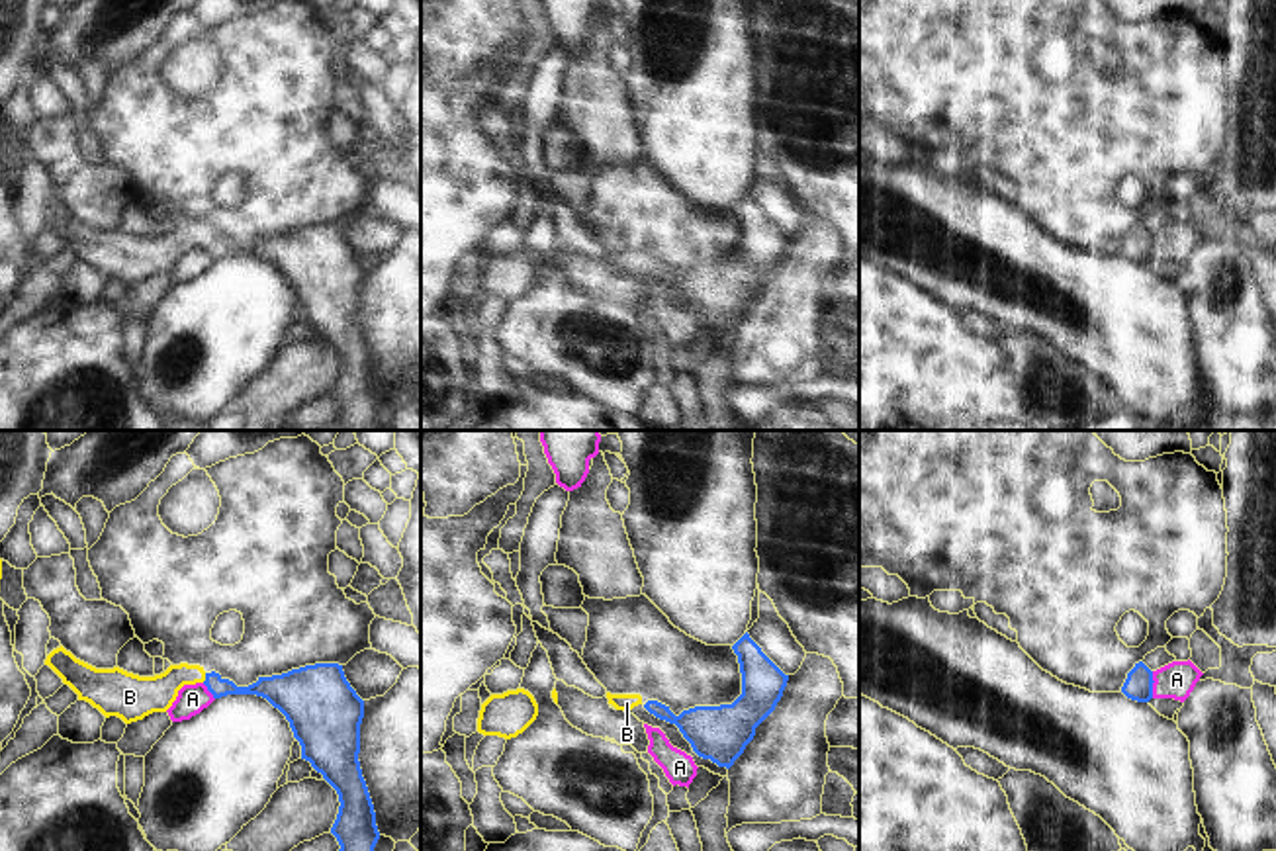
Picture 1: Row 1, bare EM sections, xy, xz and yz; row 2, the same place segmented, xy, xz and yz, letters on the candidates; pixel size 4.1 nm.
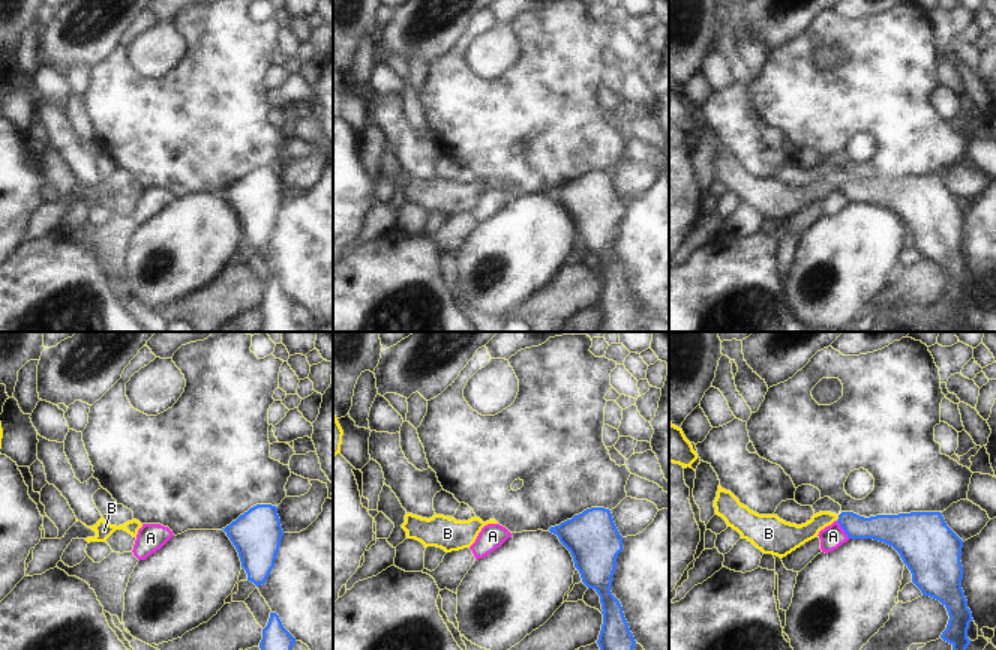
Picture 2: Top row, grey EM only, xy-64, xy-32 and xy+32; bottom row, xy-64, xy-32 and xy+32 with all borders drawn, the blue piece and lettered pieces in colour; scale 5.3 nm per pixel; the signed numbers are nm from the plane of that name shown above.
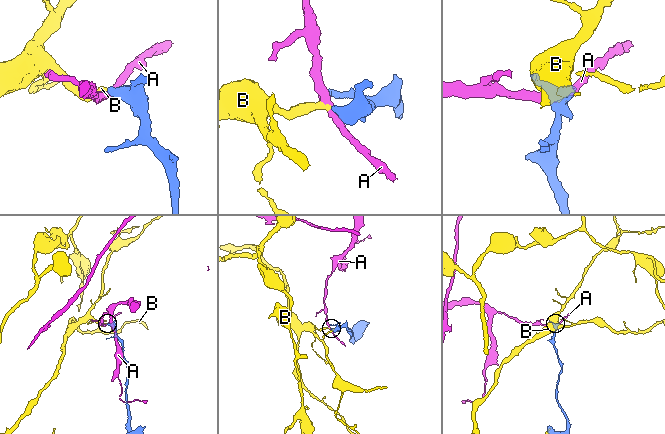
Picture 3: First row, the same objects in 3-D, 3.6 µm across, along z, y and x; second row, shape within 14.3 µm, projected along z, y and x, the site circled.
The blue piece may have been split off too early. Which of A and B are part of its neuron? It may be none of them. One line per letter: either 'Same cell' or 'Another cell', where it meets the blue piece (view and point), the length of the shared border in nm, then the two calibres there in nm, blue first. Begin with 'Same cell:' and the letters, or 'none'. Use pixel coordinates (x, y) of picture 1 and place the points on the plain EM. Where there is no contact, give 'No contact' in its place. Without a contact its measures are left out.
Same cell: B
A: Another cell. Touches blue at yz (1151, 247). Shared border 110 nm. Thickness 120 nm (blue) against 150 nm
B: Same cell. Touches blue at xy (206, 239). Shared border 40 nm. Thickness 90 nm (blue) against 150 nm

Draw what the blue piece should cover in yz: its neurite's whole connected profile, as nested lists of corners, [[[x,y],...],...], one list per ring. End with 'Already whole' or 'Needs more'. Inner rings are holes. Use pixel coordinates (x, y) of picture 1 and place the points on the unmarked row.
[[[1139,223],[1127,235],[1121,254],[1131,262],[1149,264],[1153,260],[1153,245],[1153,233],[1143,223]]]. Already whole

